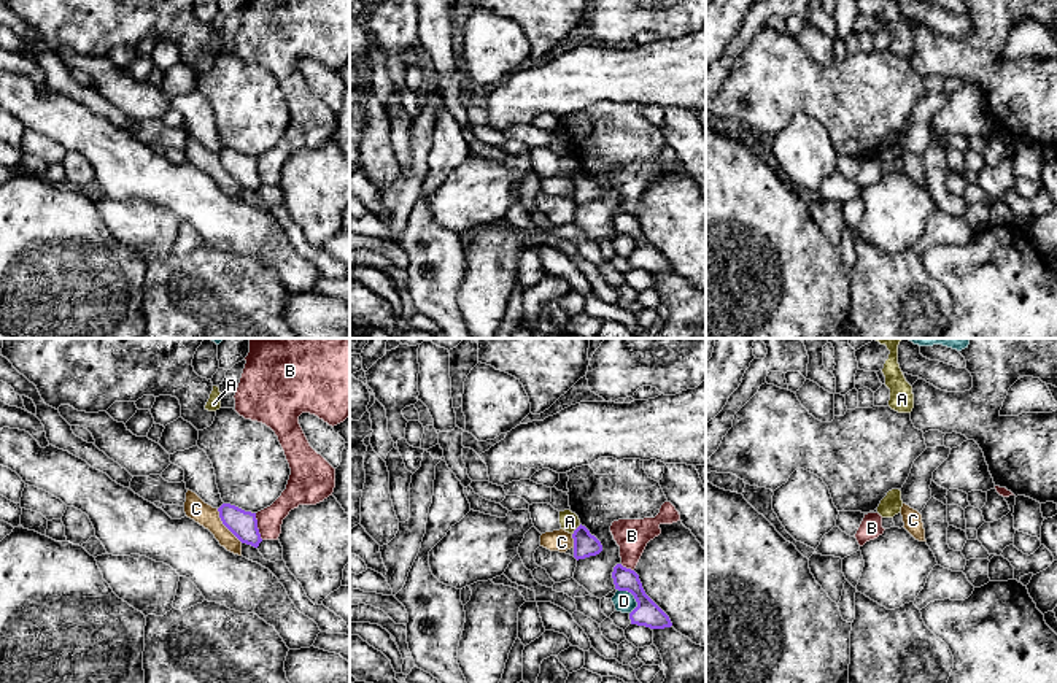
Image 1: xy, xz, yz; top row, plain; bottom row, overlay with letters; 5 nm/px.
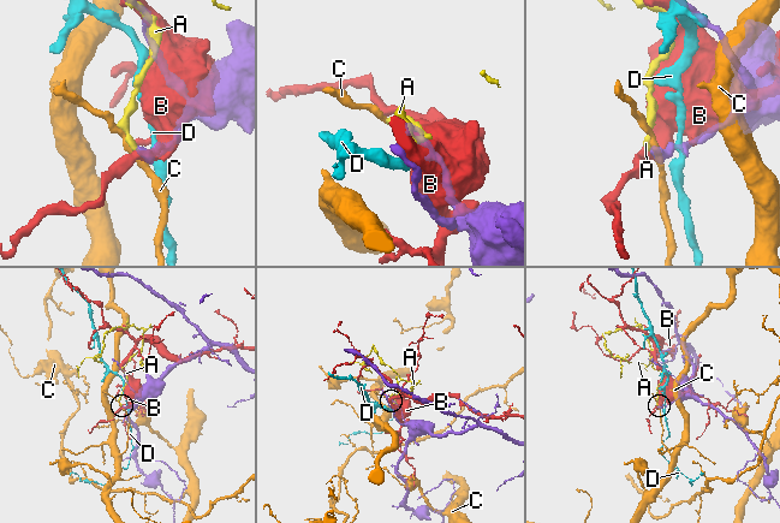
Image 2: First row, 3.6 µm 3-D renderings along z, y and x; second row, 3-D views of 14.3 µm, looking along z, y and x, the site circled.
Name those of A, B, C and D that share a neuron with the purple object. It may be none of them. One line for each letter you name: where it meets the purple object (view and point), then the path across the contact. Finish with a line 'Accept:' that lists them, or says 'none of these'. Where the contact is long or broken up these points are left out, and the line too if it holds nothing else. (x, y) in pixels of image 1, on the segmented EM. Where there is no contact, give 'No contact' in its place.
Accept: none of these

